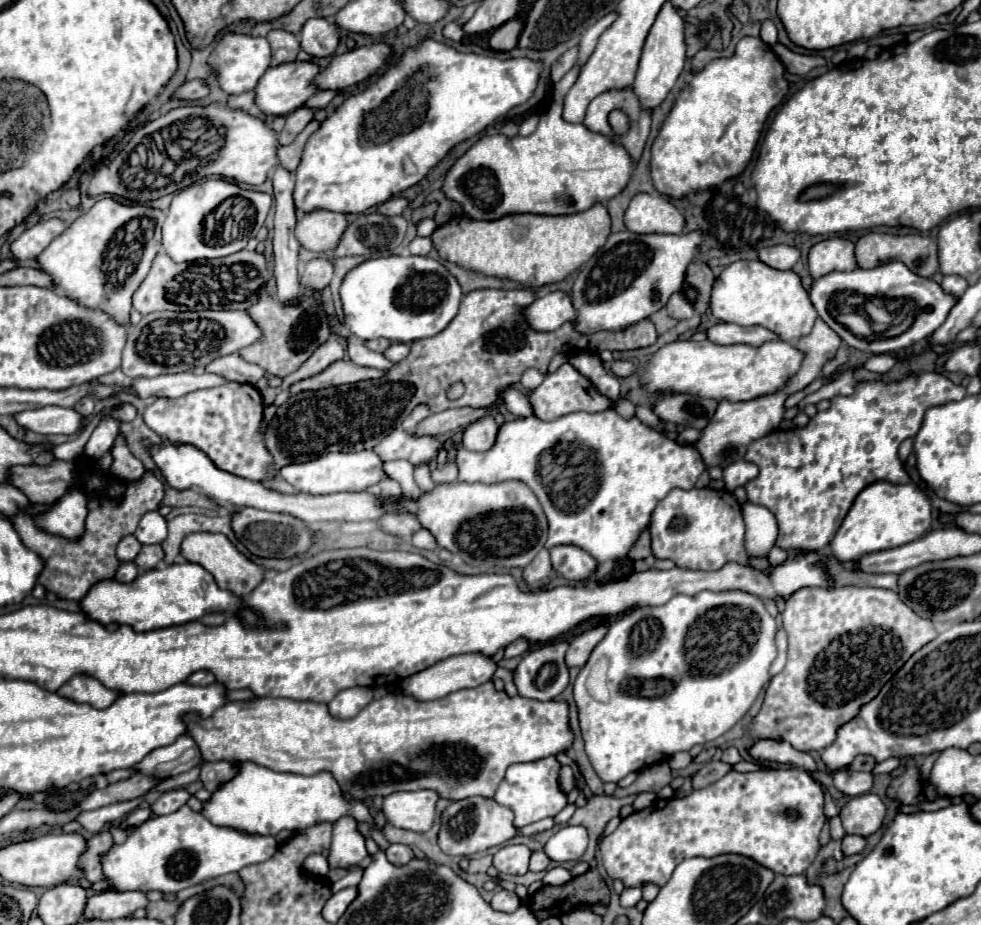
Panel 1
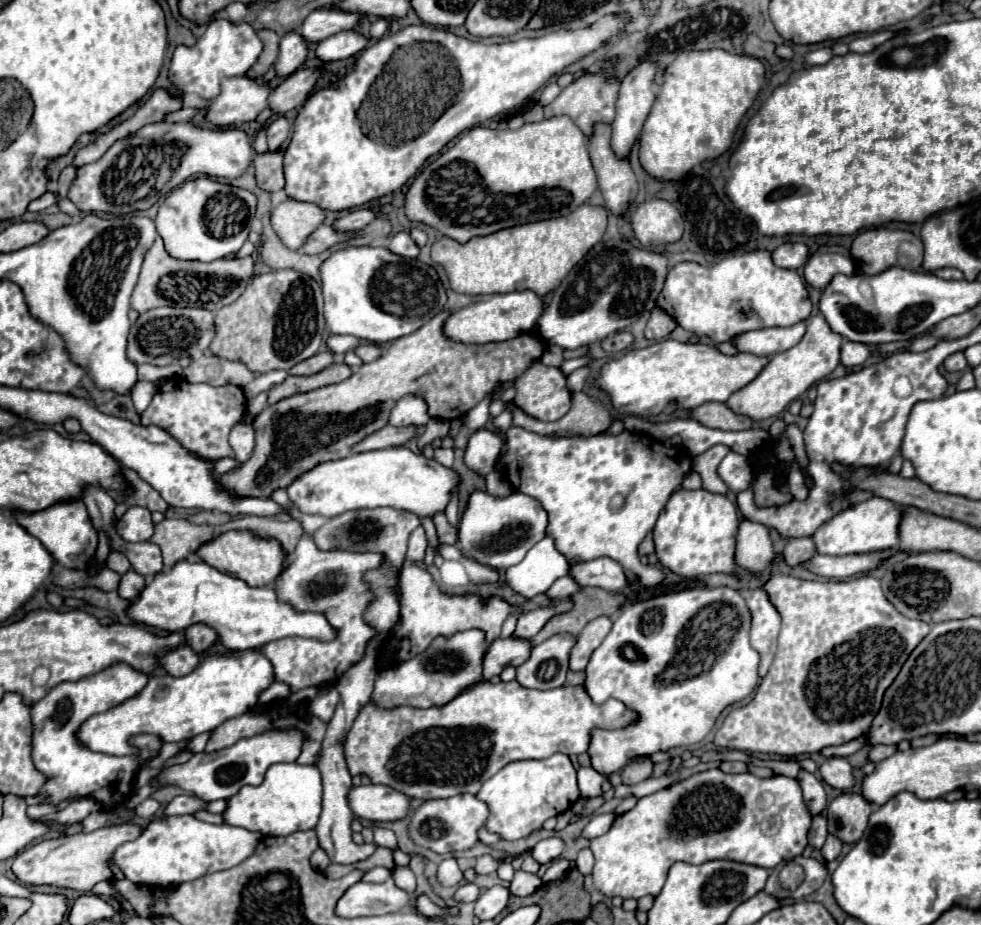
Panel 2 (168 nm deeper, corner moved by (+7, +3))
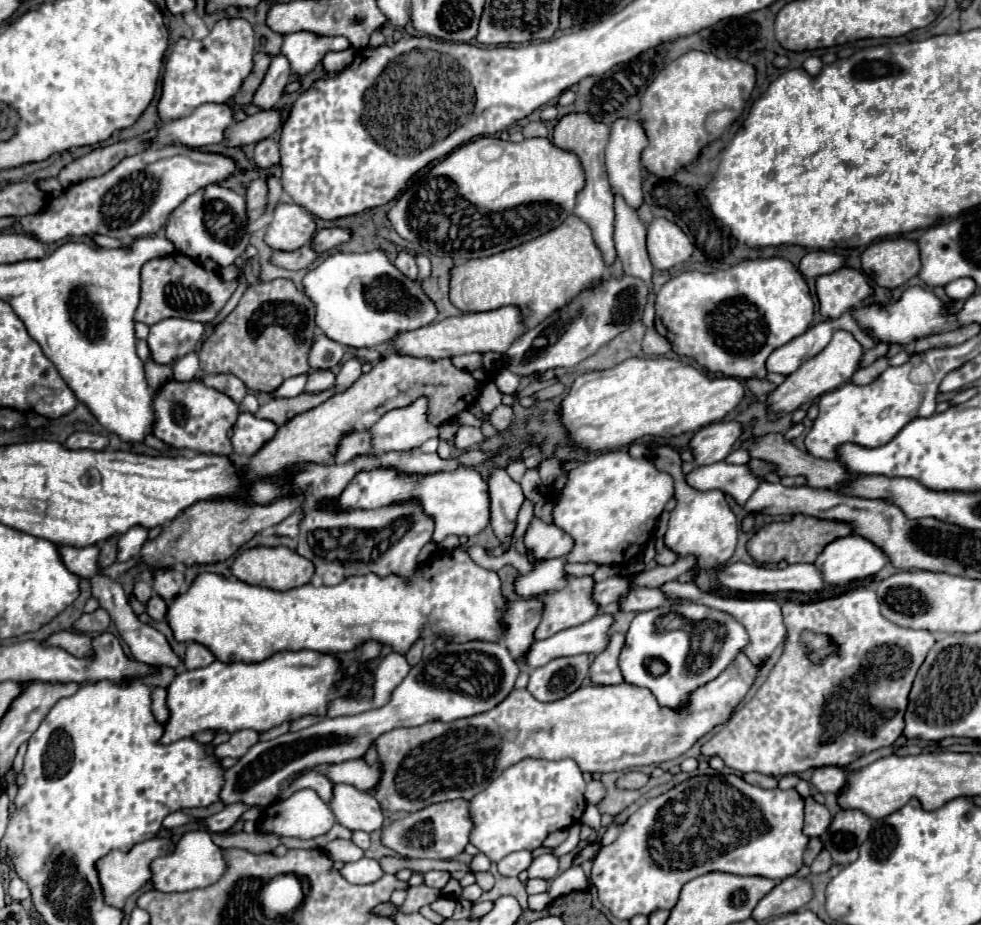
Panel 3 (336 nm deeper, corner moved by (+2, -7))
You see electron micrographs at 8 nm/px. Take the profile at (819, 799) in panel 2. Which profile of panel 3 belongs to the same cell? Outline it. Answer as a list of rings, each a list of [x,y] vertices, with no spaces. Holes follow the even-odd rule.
[[[813,796],[805,798],[805,826],[807,836],[821,836],[831,824],[831,814],[825,804],[819,804]]]

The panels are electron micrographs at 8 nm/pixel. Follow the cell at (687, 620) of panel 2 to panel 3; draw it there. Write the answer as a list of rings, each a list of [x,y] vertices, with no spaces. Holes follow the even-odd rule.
[[[695,602],[673,604],[669,608],[639,612],[633,618],[625,634],[625,646],[621,650],[619,666],[627,684],[651,690],[661,708],[681,710],[689,704],[693,690],[717,678],[729,666],[729,662],[737,658],[737,654],[745,652],[747,644],[747,630],[731,614]],[[719,658],[721,666],[713,666]],[[647,660],[661,660],[665,664],[665,672],[653,674],[645,666]]]

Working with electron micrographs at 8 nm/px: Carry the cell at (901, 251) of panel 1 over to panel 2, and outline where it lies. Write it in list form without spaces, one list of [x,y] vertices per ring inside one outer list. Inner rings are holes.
[[[882,227],[870,228],[856,234],[852,242],[852,256],[858,262],[858,270],[862,274],[880,274],[892,266],[906,268],[906,270],[920,270],[924,248],[922,248],[922,240],[912,232]]]

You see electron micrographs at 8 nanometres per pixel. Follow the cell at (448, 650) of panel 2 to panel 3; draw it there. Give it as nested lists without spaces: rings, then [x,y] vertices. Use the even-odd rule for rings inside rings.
[[[447,642],[411,668],[407,678],[391,692],[391,700],[385,706],[355,716],[325,716],[315,726],[299,732],[287,732],[275,740],[257,742],[251,746],[235,766],[223,772],[225,784],[221,788],[221,802],[225,806],[235,802],[259,808],[269,806],[285,788],[293,784],[299,774],[319,764],[337,764],[361,758],[377,736],[393,728],[421,726],[431,720],[453,722],[457,718],[487,712],[507,698],[507,694],[513,690],[517,674],[519,664],[501,642]]]

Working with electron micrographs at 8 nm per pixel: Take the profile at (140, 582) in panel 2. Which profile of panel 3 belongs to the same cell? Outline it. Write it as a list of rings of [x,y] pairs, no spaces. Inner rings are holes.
[[[151,596],[145,604],[145,612],[153,618],[153,620],[163,620],[165,618],[165,612],[167,612],[167,604],[163,598],[159,596]]]

